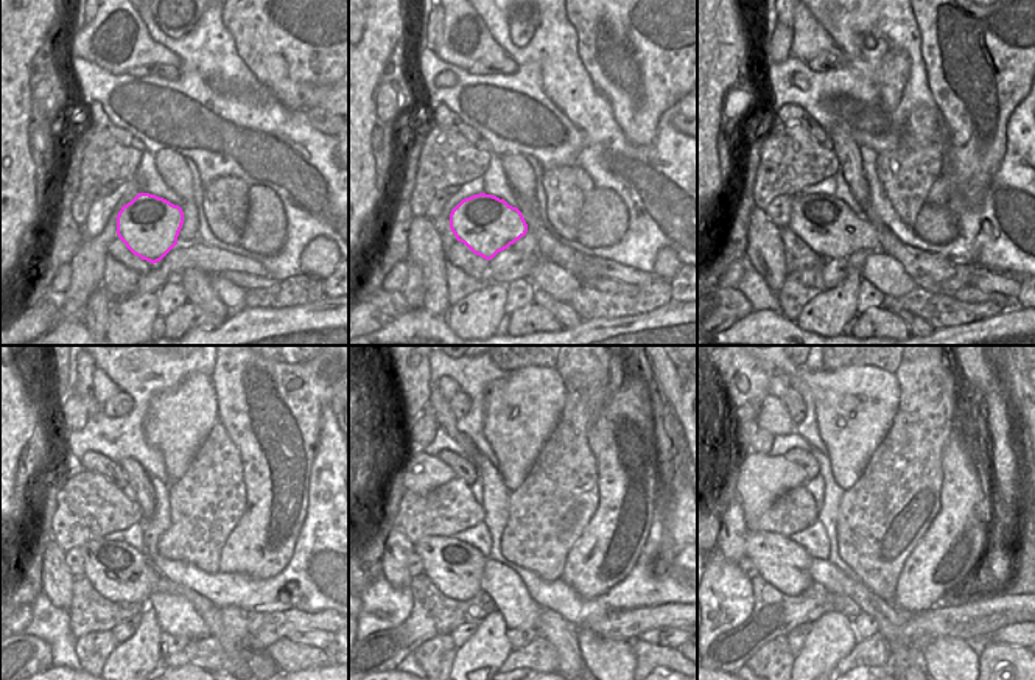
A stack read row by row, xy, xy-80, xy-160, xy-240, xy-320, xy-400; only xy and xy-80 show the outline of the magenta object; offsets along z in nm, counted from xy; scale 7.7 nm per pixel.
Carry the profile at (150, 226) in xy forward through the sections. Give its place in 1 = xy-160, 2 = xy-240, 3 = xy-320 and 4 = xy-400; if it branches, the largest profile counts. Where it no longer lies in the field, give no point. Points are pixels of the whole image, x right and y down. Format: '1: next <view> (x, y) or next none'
1: next xy-160 (827, 224)
2: next xy-240 (120, 573)
3: next xy-320 (455, 567)
4: next xy-400 (782, 562)

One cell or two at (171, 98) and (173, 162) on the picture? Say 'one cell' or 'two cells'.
two cells

